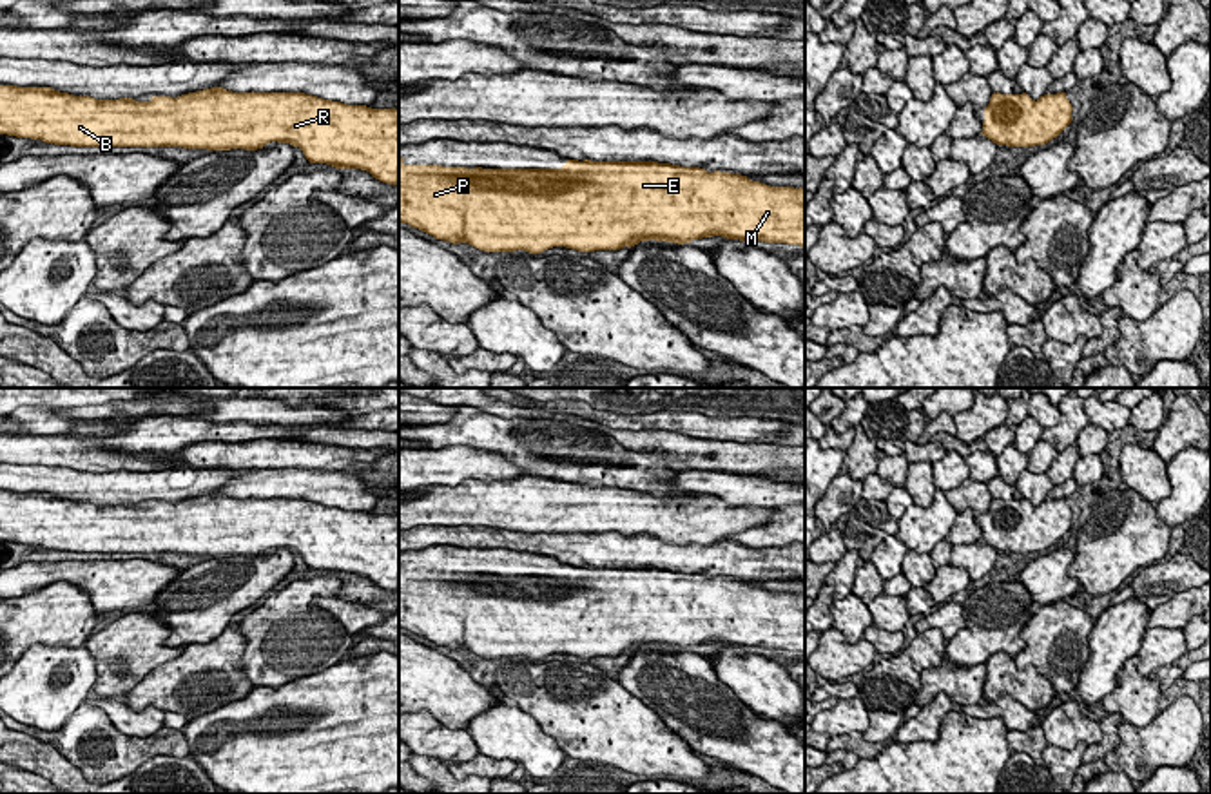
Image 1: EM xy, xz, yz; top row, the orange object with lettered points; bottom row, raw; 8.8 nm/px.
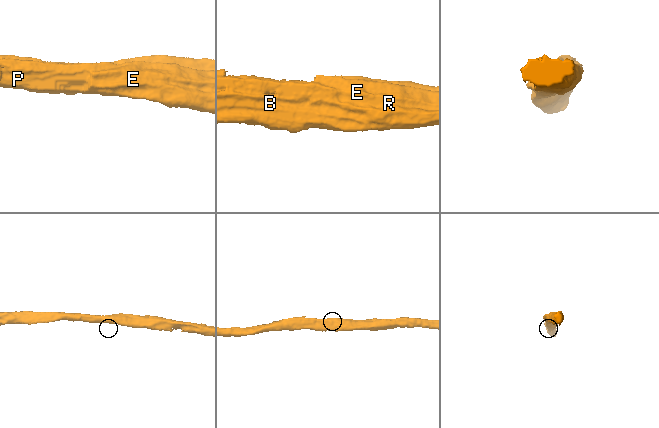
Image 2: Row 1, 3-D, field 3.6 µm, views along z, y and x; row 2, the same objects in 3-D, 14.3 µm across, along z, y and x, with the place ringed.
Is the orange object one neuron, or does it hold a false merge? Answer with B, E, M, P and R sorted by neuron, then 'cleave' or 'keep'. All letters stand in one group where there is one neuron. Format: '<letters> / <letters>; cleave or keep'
B E M P R; keep

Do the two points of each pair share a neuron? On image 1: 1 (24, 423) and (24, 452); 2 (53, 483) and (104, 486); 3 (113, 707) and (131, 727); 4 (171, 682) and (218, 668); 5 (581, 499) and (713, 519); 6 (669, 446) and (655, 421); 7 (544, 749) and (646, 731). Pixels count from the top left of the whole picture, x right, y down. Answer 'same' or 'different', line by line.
1: different
2: same
3: same
4: same
5: same
6: different
7: different

